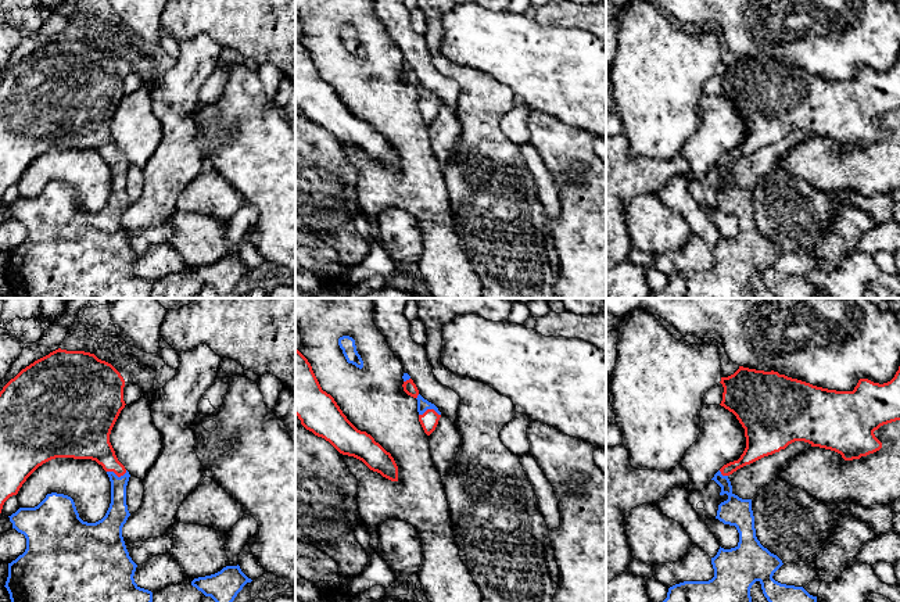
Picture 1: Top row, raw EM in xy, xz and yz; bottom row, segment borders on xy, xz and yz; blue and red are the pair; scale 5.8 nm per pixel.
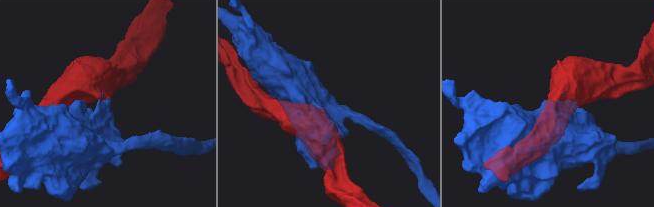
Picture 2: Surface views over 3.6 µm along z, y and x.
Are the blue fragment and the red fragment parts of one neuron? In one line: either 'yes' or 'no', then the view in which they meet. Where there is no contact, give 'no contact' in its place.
yes | xz

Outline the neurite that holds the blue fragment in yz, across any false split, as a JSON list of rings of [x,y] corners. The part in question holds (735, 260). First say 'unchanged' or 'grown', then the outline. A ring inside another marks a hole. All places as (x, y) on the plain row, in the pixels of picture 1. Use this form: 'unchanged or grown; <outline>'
grown; [[[739,55],[734,64],[721,67],[720,72],[724,76],[722,90],[720,94],[732,101],[745,118],[746,137],[738,150],[724,154],[711,168],[721,176],[720,184],[728,184],[728,189],[718,194],[716,208],[724,214],[735,215],[739,222],[739,232],[731,239],[720,236],[717,244],[711,247],[714,258],[714,266],[711,269],[684,270],[675,273],[668,277],[667,287],[663,291],[650,291],[648,298],[754,298],[750,277],[756,270],[761,273],[764,286],[775,298],[814,298],[817,286],[810,284],[803,276],[781,273],[772,268],[774,262],[784,252],[757,229],[752,189],[742,189],[735,184],[728,165],[746,154],[785,139],[795,130],[804,130],[811,136],[835,140],[840,143],[845,150],[860,148],[861,146],[879,140],[882,137],[882,132],[875,126],[874,121],[883,114],[900,110],[900,55],[890,71],[879,74],[868,68],[860,68],[853,80],[828,79],[779,64],[774,60],[764,61],[743,55]]]

